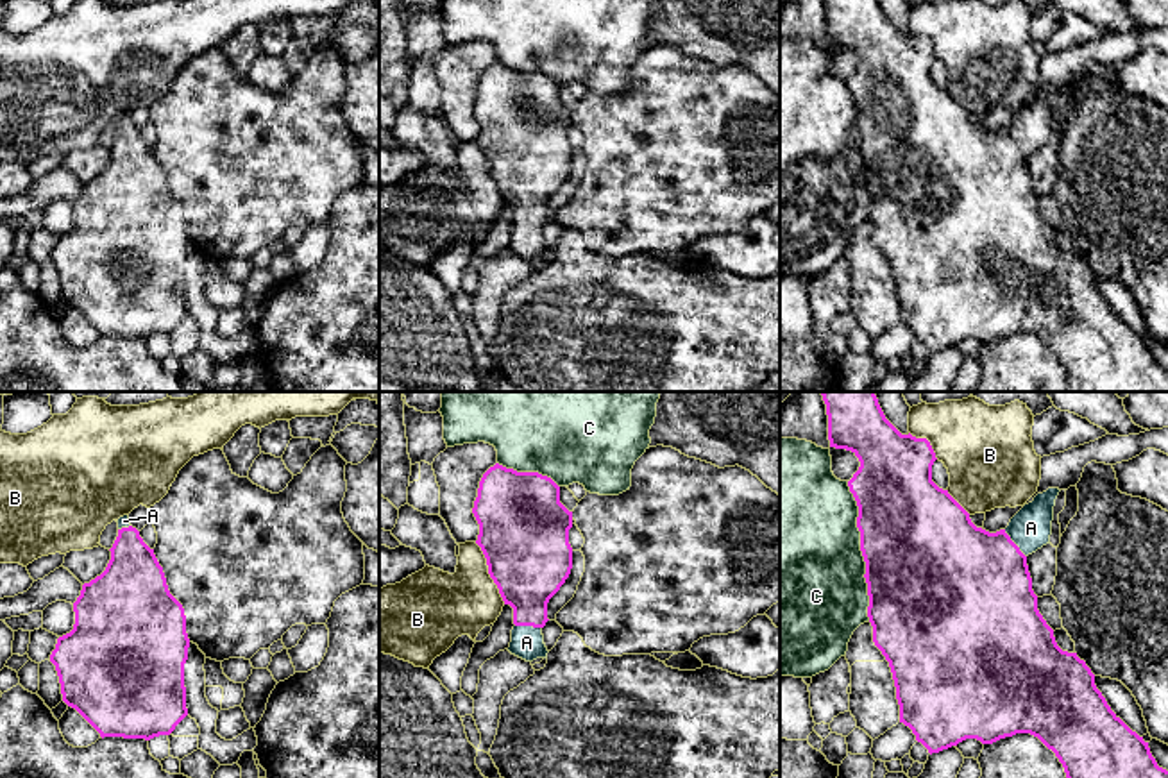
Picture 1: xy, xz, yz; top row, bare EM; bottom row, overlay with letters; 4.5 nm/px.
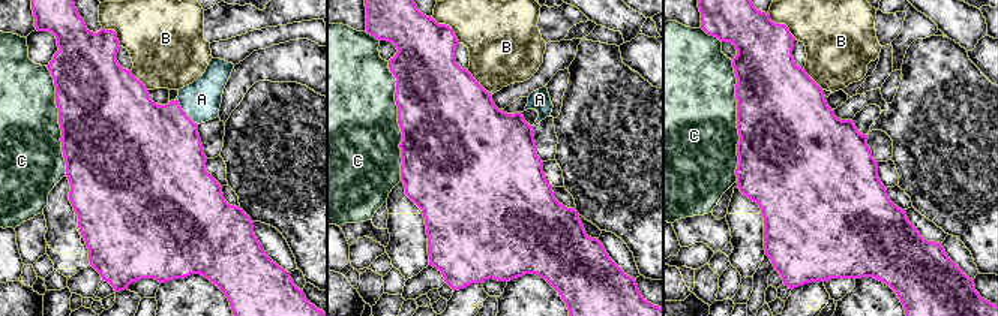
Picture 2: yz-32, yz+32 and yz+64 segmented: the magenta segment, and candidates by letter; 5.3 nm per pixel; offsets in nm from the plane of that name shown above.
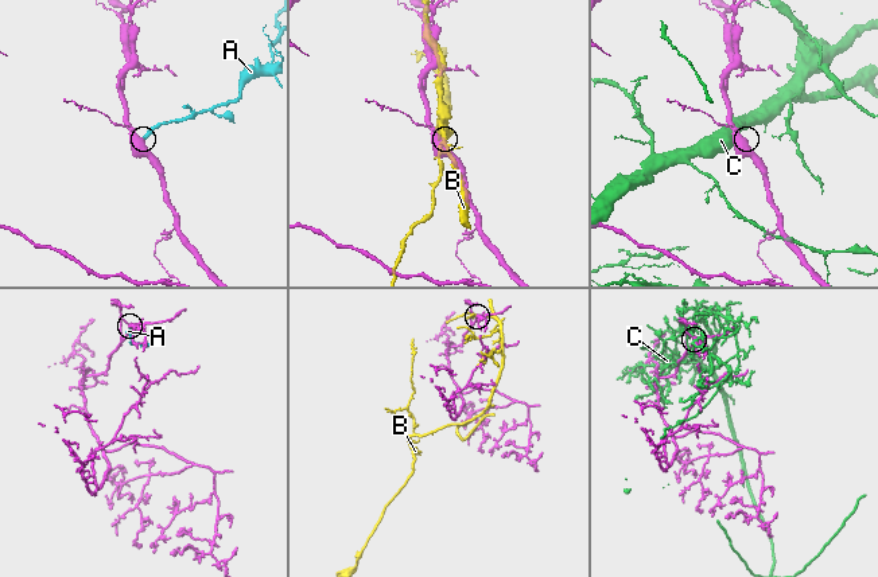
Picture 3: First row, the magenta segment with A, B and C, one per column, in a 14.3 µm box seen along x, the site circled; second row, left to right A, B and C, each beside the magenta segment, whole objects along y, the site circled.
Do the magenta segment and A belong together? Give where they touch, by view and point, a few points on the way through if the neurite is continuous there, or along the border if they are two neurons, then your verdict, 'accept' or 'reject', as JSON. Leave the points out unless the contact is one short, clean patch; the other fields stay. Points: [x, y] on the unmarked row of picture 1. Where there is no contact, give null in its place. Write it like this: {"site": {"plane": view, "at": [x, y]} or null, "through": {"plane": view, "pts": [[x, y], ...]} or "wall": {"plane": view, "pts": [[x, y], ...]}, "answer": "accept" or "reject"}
{"site": {"plane": "yz", "at": [1015, 143]}, "through": {"plane": "yz", "pts": [[975, 183], [1015, 143], [1031, 127]]}, "answer": "accept"}

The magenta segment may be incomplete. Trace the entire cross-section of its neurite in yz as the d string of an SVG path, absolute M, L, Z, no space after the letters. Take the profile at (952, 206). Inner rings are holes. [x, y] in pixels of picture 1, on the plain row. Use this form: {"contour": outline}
{"contour": "M825 0L828 14L828 39L830 47L851 50L860 66L848 80L853 93L859 116L857 127L860 131L860 150L866 161L868 182L868 216L873 225L873 241L889 261L896 299L900 304L900 322L909 326L928 352L939 352L966 338L977 338L982 343L993 343L1000 338L1016 333L1030 333L1037 336L1048 349L1055 352L1064 367L1068 377L1068 392L1168 392L1168 370L1159 367L1150 352L1148 342L1132 331L1107 304L1105 297L1095 284L1095 274L1077 252L1062 250L1054 236L1054 229L1046 224L1037 209L1037 195L1032 190L1032 177L1027 165L1027 156L1050 143L1054 106L1059 88L1048 88L1037 93L1032 102L1025 104L1009 122L1005 129L989 132L977 127L969 113L948 93L932 80L932 64L937 59L927 38L916 38L910 32L901 34L884 14L878 0Z"}

